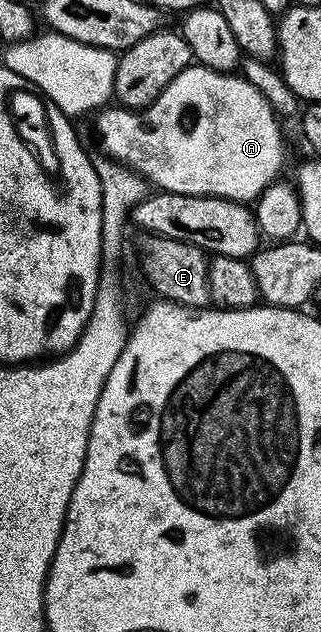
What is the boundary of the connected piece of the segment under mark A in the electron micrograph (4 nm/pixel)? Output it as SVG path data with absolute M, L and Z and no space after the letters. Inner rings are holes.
M191 64L183 72L179 72L179 76L175 76L175 80L171 80L171 84L167 84L167 88L163 88L161 95L152 104L146 106L145 109L102 109L96 115L96 118L98 117L97 138L101 141L100 153L140 174L150 187L156 188L158 191L166 190L167 192L182 194L183 196L215 196L216 198L226 198L232 202L243 202L246 204L256 203L262 192L272 182L278 181L282 177L281 169L285 166L285 138L281 135L281 126L277 123L277 114L273 111L272 104L265 99L264 92L255 83L248 82L247 79L240 78L239 75L240 73L237 72L212 70L209 66Z

